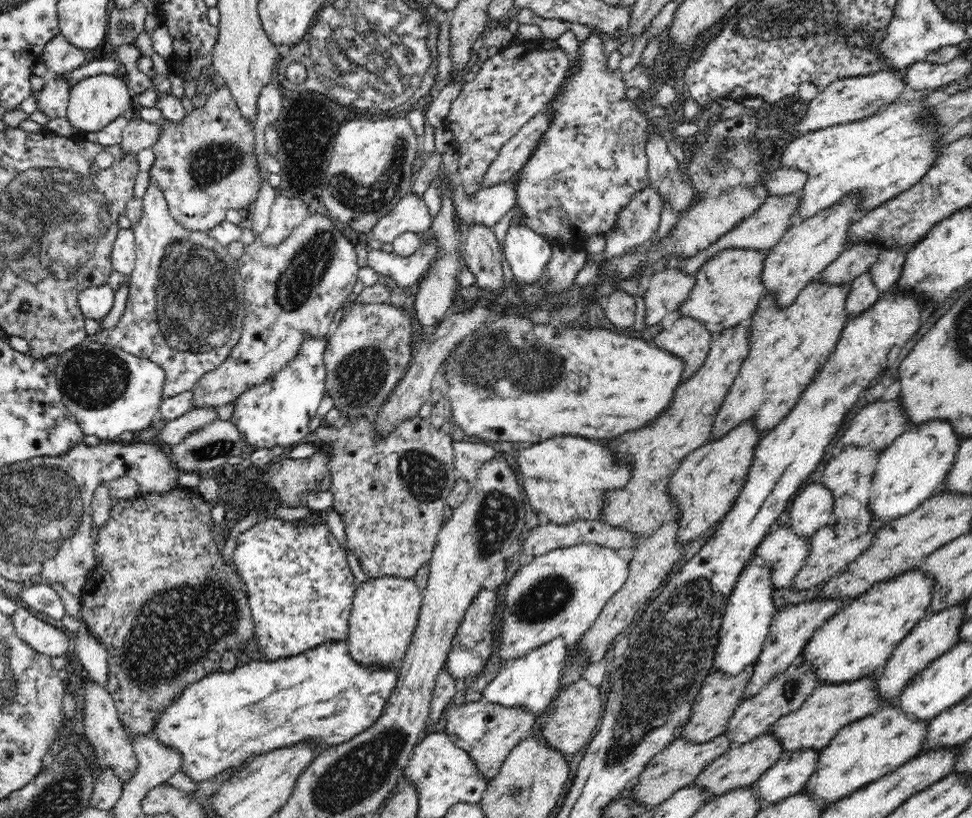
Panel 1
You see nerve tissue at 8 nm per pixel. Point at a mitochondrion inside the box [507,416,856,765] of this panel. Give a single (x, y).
(791, 692)

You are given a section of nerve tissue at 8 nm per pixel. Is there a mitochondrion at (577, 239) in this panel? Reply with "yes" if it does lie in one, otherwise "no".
no

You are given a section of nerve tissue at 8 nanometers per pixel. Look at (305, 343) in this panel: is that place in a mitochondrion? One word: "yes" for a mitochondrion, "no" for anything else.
no

